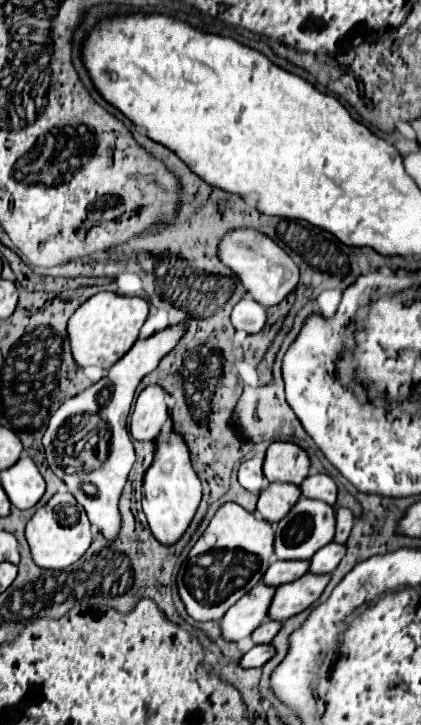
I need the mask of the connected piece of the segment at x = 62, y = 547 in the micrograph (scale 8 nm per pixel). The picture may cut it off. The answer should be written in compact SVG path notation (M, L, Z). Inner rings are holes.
M56 492L28 520L28 524L26 524L26 540L30 544L32 558L40 568L60 570L60 568L66 568L66 566L74 564L90 548L90 542L92 542L90 520L84 514L84 508L74 500L72 494Z

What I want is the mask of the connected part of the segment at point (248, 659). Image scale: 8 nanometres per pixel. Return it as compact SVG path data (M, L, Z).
M262 644L262 646L254 646L252 650L248 650L242 658L240 658L240 666L242 668L262 668L270 658L274 656L274 648L270 644Z

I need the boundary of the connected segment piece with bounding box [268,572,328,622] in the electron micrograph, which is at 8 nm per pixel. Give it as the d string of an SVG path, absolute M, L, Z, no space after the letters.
M310 572L290 584L280 584L276 588L272 604L268 608L268 618L282 622L282 620L306 610L312 602L316 602L320 598L326 584L328 584L328 574L318 576L318 574L310 574Z

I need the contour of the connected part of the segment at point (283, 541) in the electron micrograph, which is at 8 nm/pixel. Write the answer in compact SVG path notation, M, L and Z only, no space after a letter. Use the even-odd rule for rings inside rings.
M300 498L290 514L286 514L278 524L276 524L276 538L274 538L274 554L278 560L310 560L316 550L332 542L334 536L334 524L336 524L336 512L332 506L320 502L320 500L310 500L310 498Z

